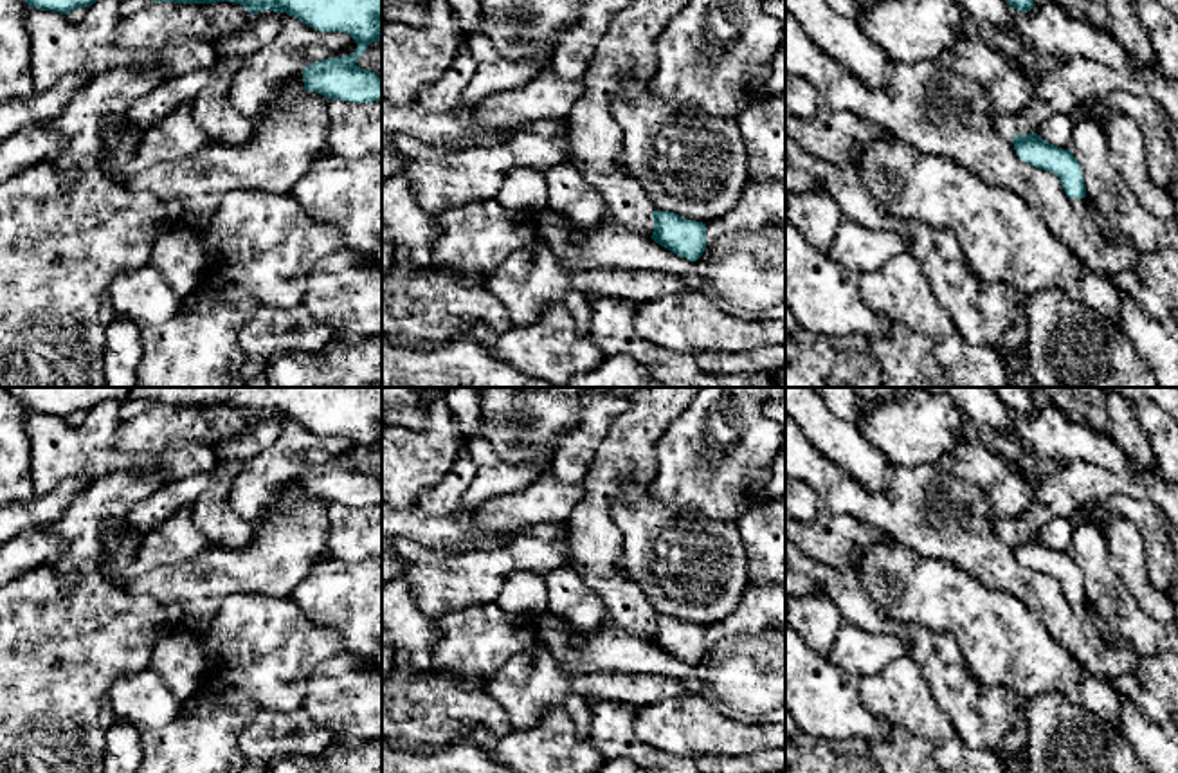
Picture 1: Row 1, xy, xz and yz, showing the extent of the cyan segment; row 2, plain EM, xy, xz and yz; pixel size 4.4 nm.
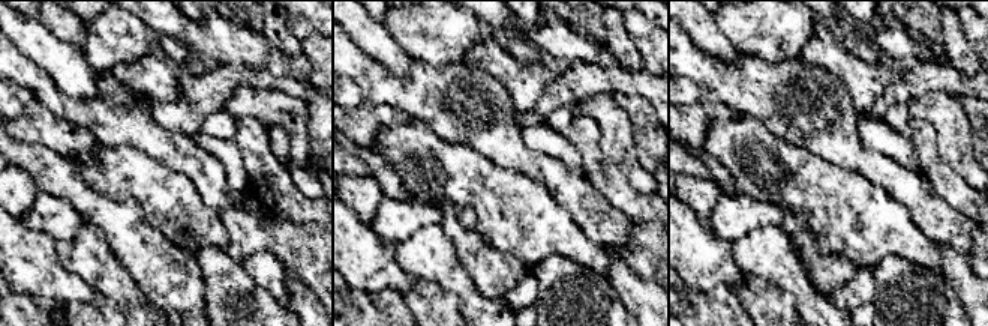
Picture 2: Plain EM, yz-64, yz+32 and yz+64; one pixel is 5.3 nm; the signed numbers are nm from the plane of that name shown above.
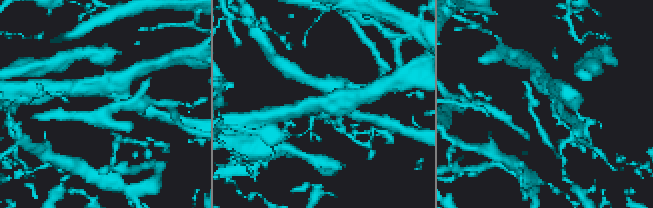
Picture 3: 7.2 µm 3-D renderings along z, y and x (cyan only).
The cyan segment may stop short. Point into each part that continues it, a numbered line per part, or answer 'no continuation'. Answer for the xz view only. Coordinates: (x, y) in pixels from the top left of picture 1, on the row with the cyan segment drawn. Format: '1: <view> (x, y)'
no continuation

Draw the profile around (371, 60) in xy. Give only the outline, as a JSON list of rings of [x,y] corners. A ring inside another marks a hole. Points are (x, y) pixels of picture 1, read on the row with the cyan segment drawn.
[[[373,41],[355,63],[360,68],[375,72],[382,79],[382,43]]]

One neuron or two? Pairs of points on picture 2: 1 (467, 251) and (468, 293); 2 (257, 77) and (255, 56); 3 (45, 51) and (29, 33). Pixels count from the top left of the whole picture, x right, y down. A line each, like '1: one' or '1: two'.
1: two
2: two
3: one

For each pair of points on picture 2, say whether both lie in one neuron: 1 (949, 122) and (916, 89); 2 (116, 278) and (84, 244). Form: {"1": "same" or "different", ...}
{"1": "different", "2": "same"}

